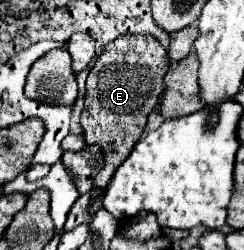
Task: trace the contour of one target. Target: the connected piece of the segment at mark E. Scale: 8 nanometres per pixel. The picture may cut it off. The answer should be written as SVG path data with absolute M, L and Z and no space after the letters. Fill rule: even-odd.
M120 36L110 42L96 58L94 68L86 80L86 96L80 124L84 128L86 146L100 146L104 154L104 166L94 178L90 192L90 206L108 186L118 164L132 152L140 140L148 114L158 106L164 90L162 78L170 68L170 60L160 42L152 36Z

